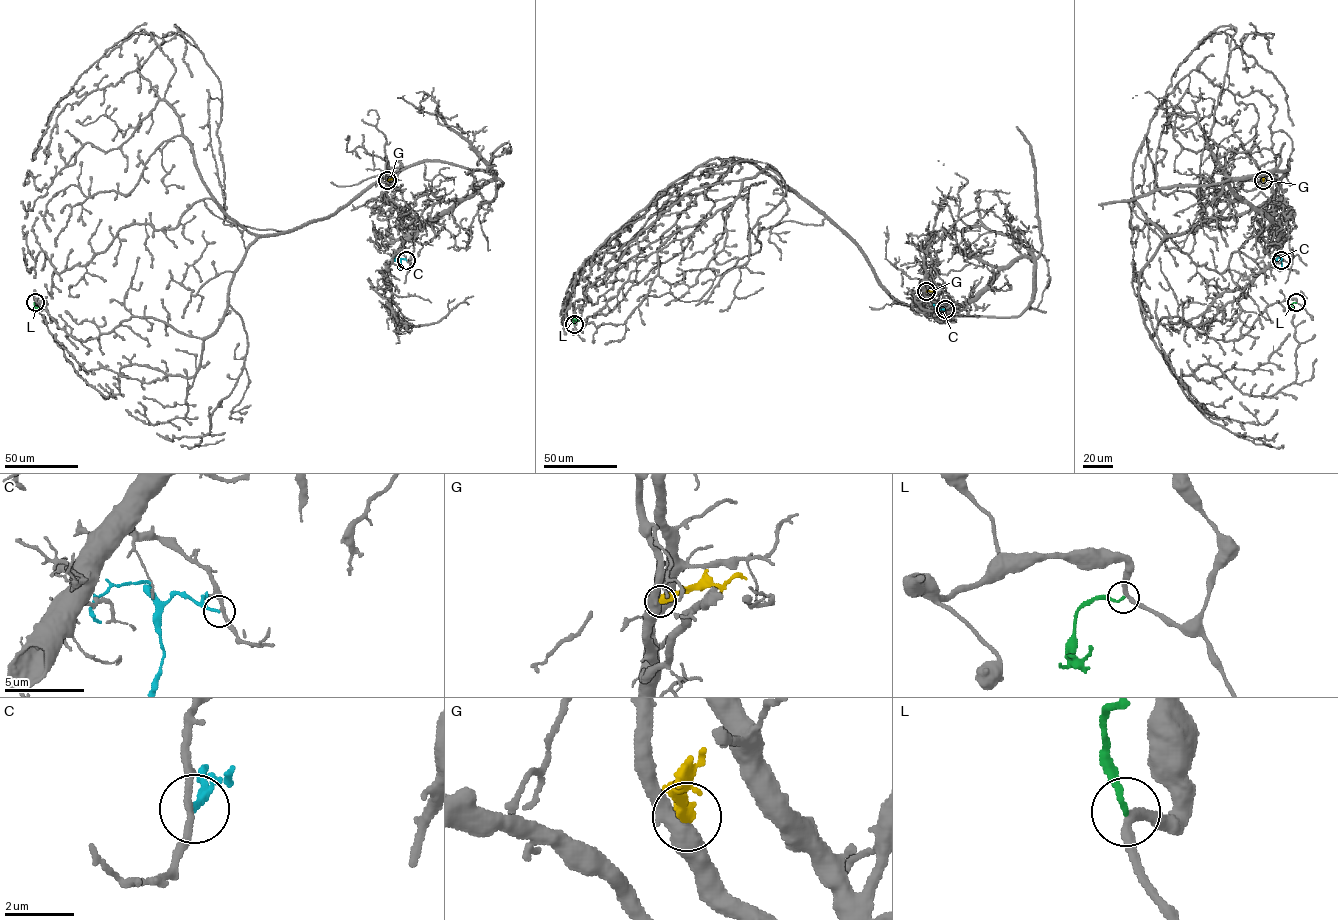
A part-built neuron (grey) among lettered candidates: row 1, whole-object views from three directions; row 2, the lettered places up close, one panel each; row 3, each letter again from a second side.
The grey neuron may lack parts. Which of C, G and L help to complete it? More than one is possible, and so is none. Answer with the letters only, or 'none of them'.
none of them

